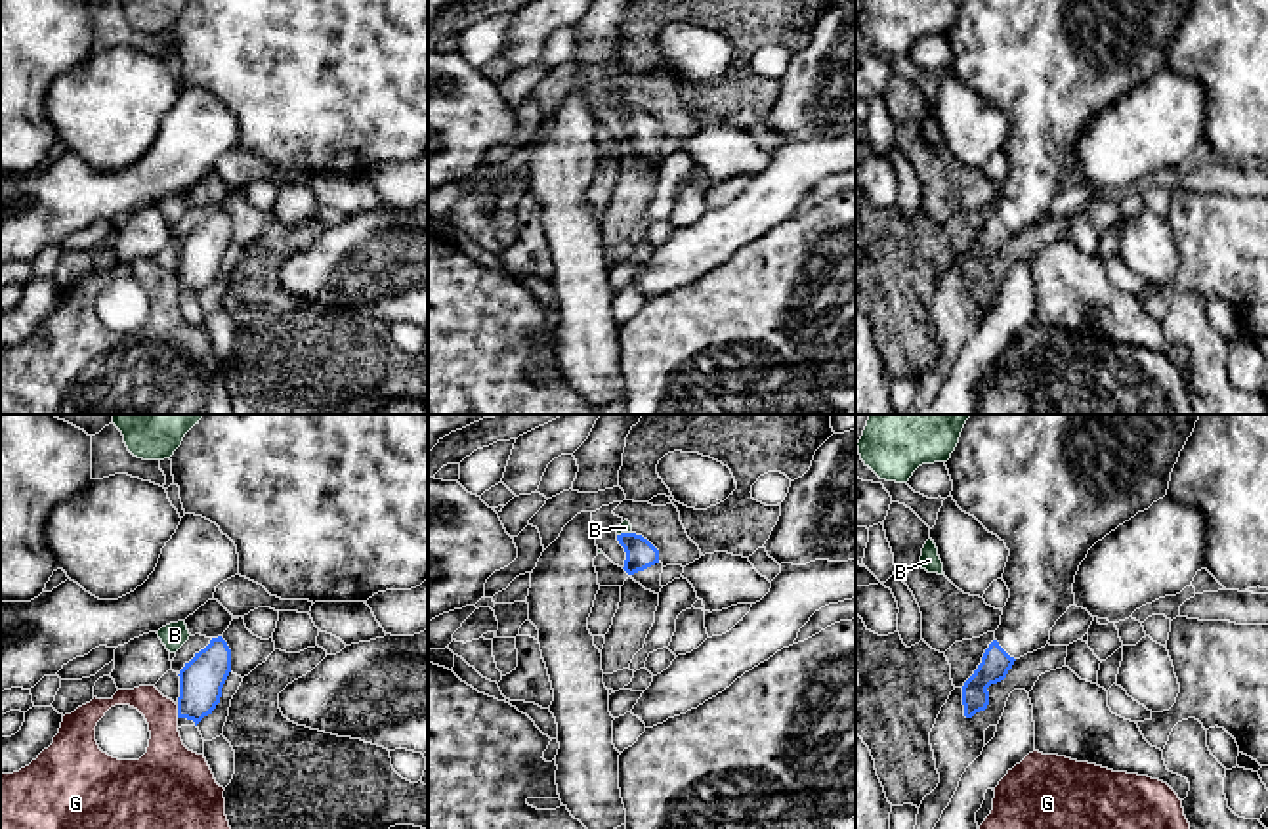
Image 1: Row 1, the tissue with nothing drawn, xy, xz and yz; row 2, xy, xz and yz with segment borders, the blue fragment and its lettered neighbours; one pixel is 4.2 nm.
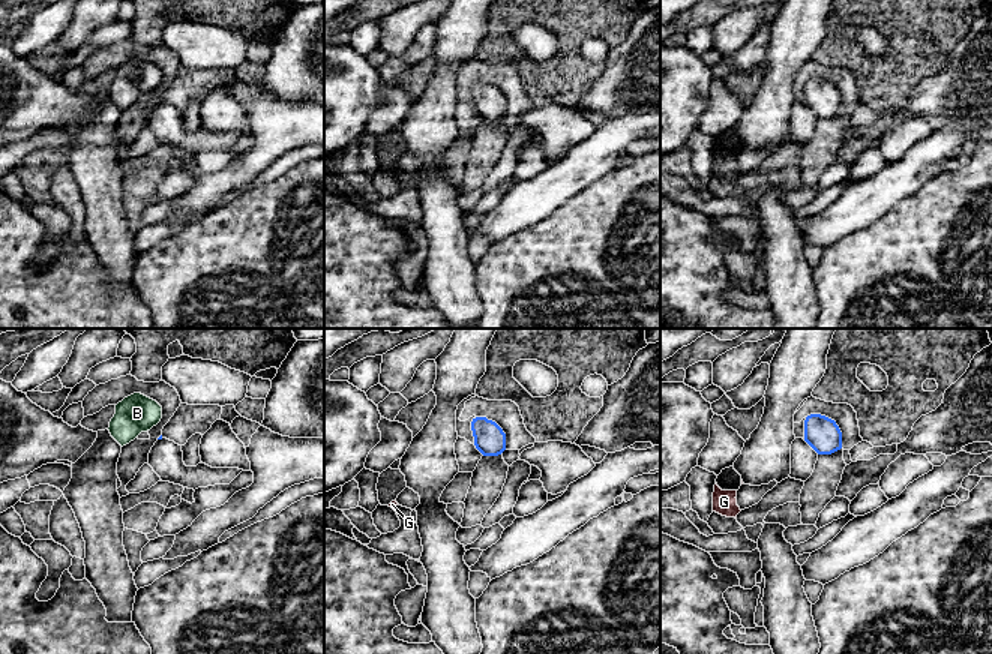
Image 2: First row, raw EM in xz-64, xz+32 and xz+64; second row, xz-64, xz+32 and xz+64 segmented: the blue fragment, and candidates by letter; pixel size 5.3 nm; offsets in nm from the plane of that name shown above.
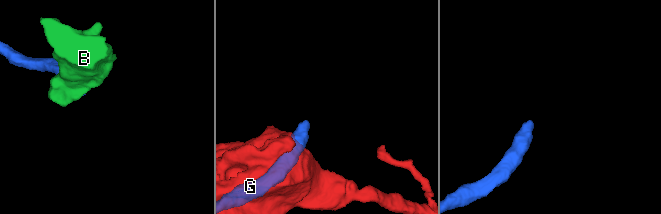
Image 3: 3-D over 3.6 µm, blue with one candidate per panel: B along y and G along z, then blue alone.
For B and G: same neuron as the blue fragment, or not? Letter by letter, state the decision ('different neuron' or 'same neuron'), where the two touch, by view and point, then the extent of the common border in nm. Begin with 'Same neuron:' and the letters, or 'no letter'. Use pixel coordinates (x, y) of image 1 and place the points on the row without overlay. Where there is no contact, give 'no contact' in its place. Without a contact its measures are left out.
Same neuron: no letter
B: different neuron | xz (623, 106) | 70 nm
G: different neuron | xy (178, 283) | 60 nm

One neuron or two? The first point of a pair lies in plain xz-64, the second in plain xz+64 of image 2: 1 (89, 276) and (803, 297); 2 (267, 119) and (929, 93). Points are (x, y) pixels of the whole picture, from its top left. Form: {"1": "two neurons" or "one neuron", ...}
{"1": "two neurons", "2": "two neurons"}

